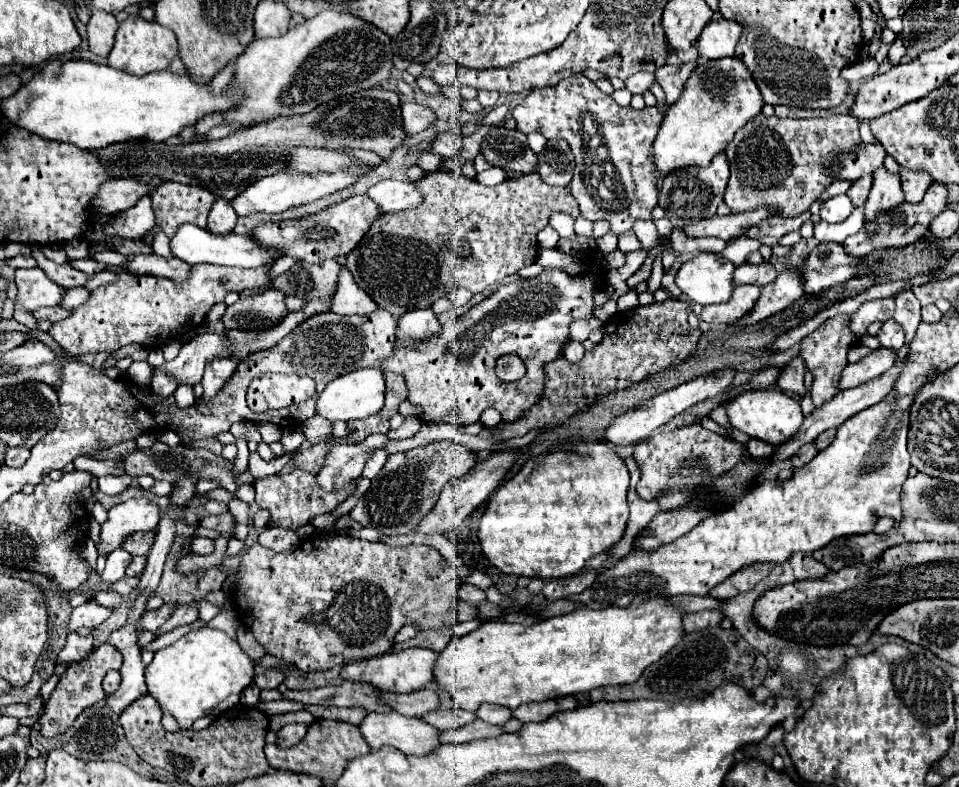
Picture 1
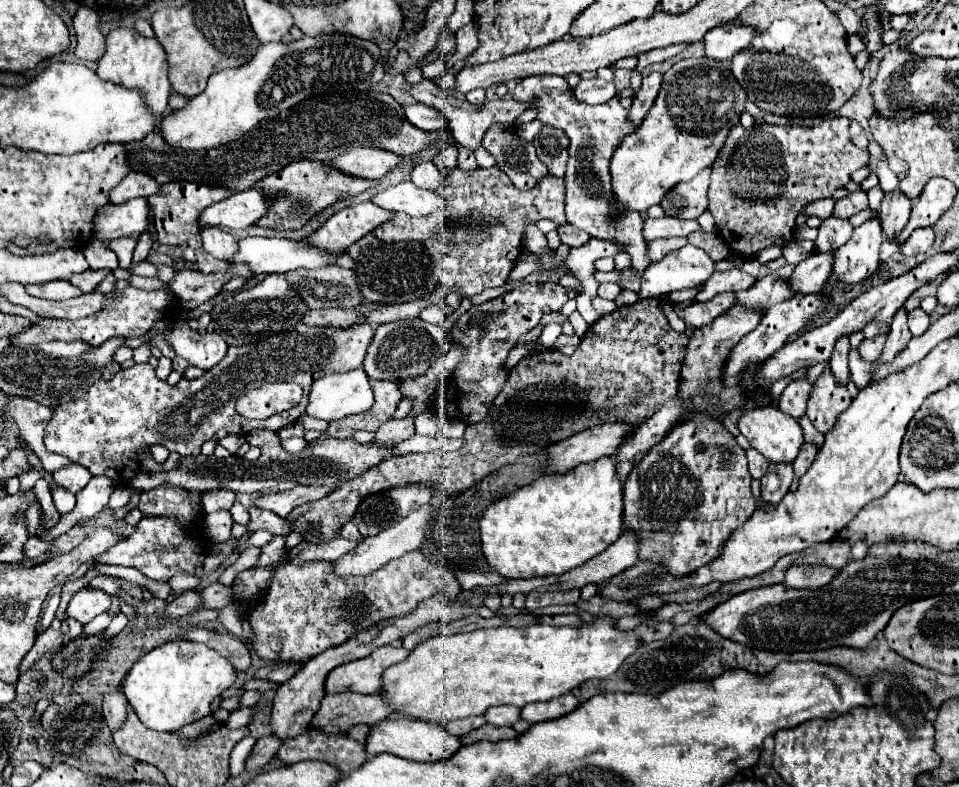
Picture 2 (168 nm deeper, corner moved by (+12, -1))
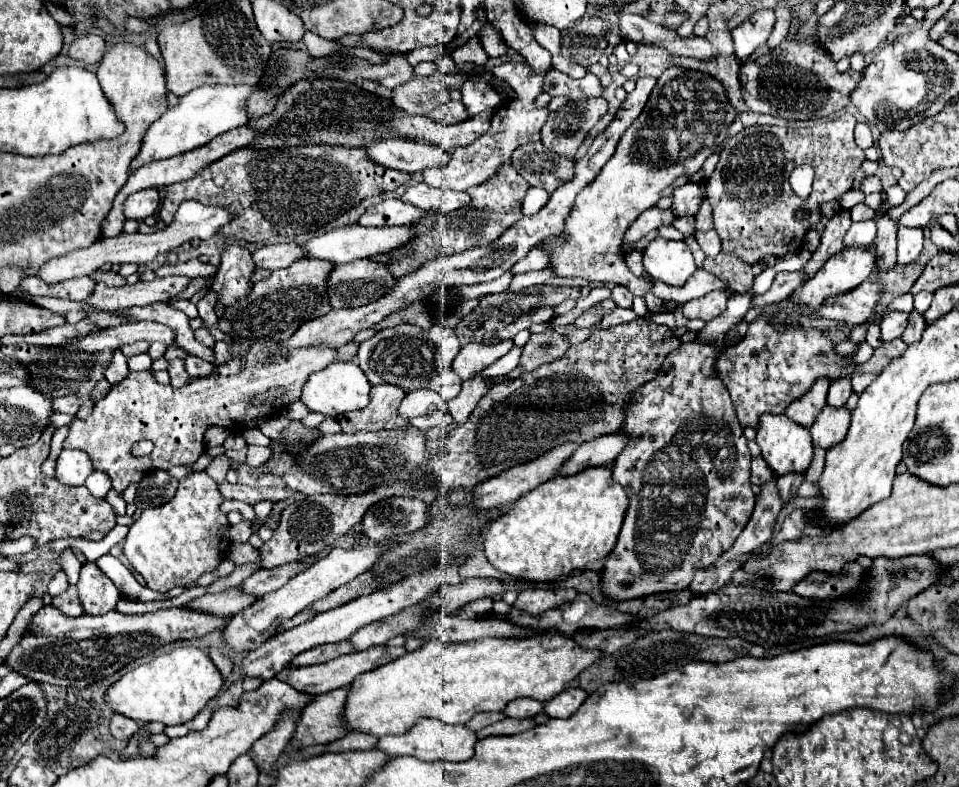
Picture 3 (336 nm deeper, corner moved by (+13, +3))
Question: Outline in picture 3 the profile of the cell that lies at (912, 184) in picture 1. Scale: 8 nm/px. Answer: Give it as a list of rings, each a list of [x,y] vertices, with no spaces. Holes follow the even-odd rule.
[[[889,216],[877,218],[877,238],[873,242],[875,248],[875,268],[877,270],[891,270],[897,260],[897,222]]]

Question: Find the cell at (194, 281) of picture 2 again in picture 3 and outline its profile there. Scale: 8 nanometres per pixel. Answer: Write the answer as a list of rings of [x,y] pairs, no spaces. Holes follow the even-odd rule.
[[[293,242],[263,246],[263,248],[253,252],[255,266],[257,268],[269,268],[269,270],[287,268],[293,264],[293,260],[301,260],[301,258],[307,258],[307,256],[303,256],[303,246],[293,244]]]

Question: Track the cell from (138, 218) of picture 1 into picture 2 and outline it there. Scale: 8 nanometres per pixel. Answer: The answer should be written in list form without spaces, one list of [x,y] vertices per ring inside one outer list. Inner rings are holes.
[[[134,198],[126,204],[106,204],[100,208],[94,220],[94,236],[100,240],[114,238],[140,238],[148,226],[148,204],[146,198]]]

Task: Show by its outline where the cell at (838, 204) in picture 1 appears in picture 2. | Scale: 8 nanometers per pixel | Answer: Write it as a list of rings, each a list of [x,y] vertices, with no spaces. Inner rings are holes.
[[[828,216],[822,220],[818,226],[818,238],[816,238],[816,250],[818,252],[828,252],[840,248],[848,238],[852,236],[852,226],[848,220],[840,220],[838,216]]]

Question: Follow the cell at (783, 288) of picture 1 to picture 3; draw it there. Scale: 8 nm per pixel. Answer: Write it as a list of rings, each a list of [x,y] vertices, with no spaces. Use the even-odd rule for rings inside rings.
[[[681,344],[667,356],[655,380],[631,394],[633,400],[627,404],[625,422],[619,428],[629,442],[613,464],[613,478],[627,490],[629,508],[617,546],[601,570],[601,592],[613,602],[685,590],[697,570],[707,568],[733,546],[753,514],[755,494],[749,482],[753,456],[729,392],[715,374],[713,364],[717,356],[719,352],[707,344]]]

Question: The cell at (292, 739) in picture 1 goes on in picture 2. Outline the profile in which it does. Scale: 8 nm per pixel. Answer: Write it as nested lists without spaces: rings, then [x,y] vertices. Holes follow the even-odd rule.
[[[274,734],[262,736],[262,738],[256,742],[252,754],[250,754],[248,760],[246,760],[246,770],[258,770],[258,768],[266,766],[266,764],[276,756],[280,744],[282,744],[282,740],[280,740],[278,736],[274,736]]]

